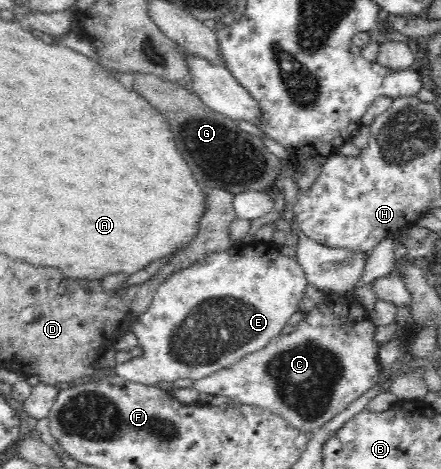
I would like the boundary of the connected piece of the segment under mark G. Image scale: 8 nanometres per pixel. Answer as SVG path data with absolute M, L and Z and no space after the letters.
M139 72L133 73L133 79L133 90L164 115L175 144L183 159L187 159L199 185L234 194L245 191L270 192L271 181L279 173L279 160L259 136L242 131L235 120L213 111L195 92L188 93L177 82Z

